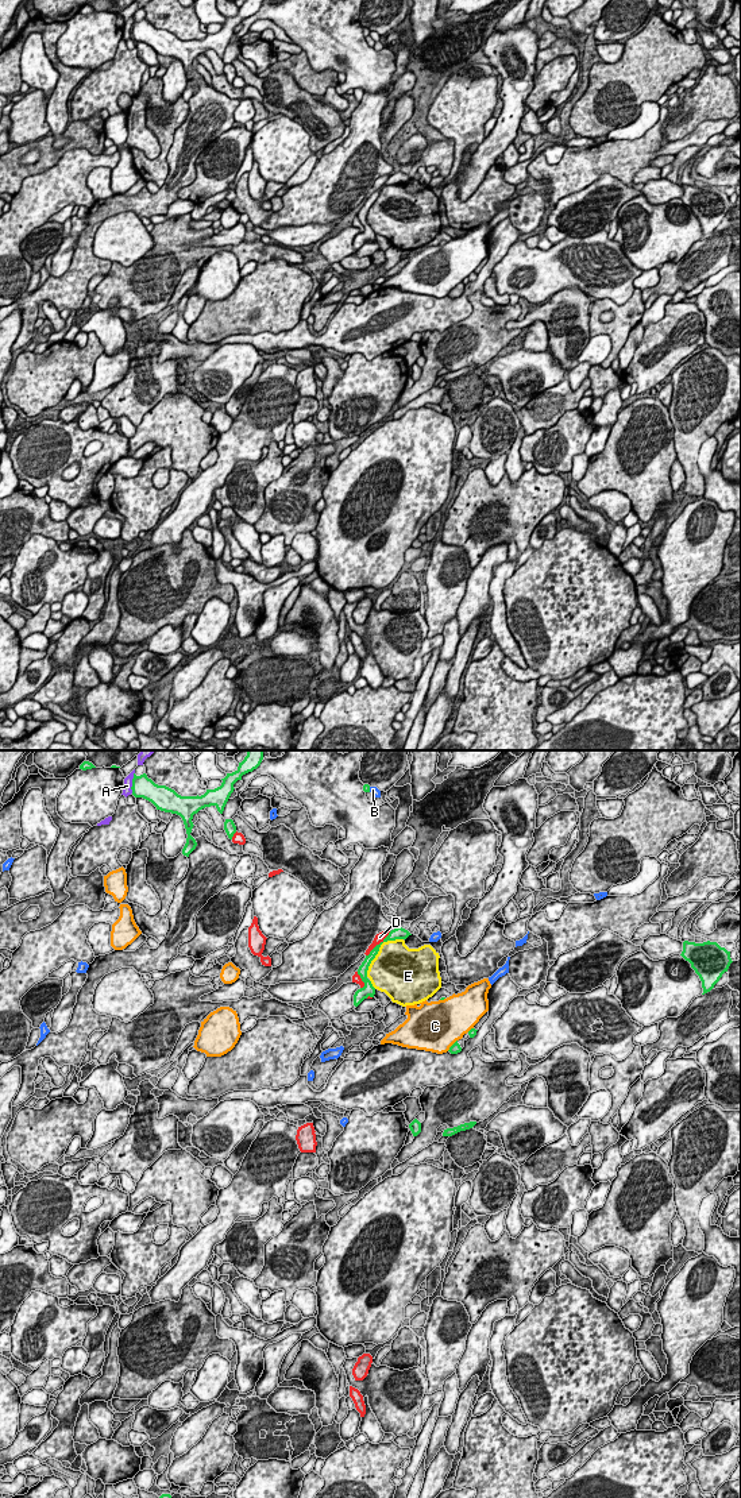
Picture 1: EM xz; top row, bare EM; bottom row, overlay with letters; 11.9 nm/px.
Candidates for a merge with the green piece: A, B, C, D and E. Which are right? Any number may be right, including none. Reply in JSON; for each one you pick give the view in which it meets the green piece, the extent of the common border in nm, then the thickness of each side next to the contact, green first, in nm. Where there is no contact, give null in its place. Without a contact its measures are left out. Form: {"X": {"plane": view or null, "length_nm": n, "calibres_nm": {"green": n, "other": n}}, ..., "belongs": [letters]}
{"belongs": []}

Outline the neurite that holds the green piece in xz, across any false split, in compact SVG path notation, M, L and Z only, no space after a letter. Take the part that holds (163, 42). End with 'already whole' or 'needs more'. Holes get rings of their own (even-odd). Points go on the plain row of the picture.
M246 0L235 16L227 18L221 30L215 34L207 34L201 40L181 40L174 34L166 30L158 30L146 18L136 20L134 18L132 23L132 39L135 42L143 42L151 46L157 54L177 58L182 62L186 73L186 88L182 93L182 99L189 101L189 99L196 93L197 86L190 80L193 73L193 59L205 51L215 50L220 58L223 58L224 51L234 36L234 28L242 24L242 20L256 13L263 4L263 0Z; already whole

